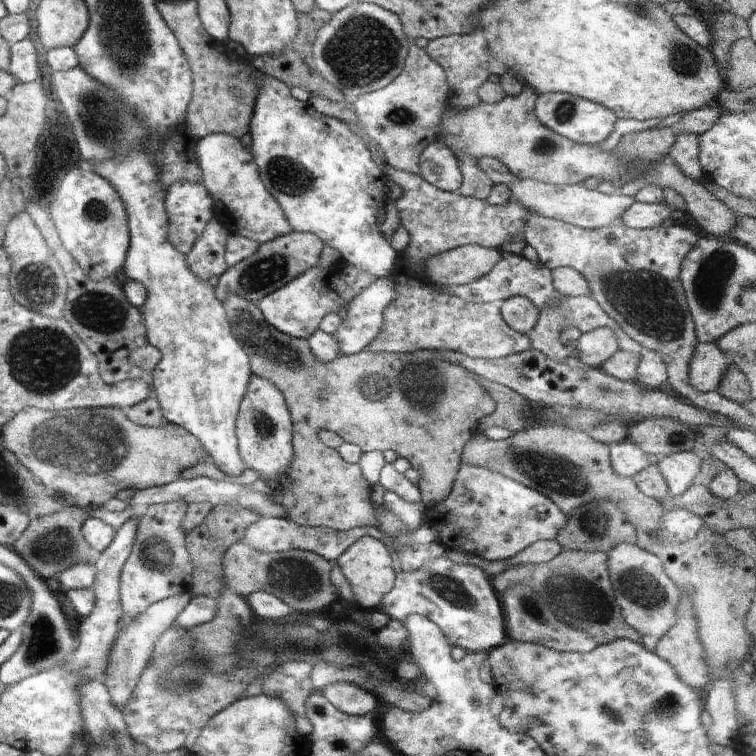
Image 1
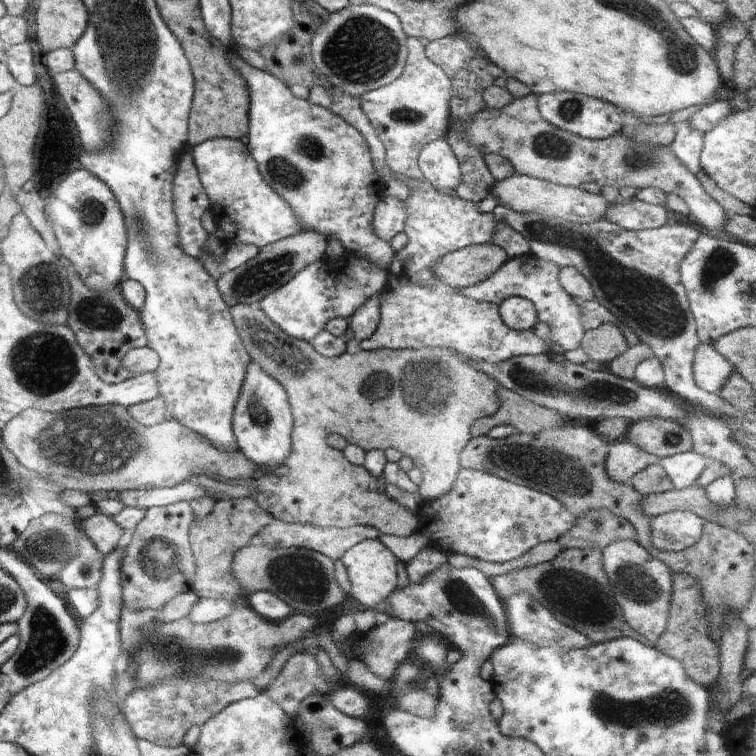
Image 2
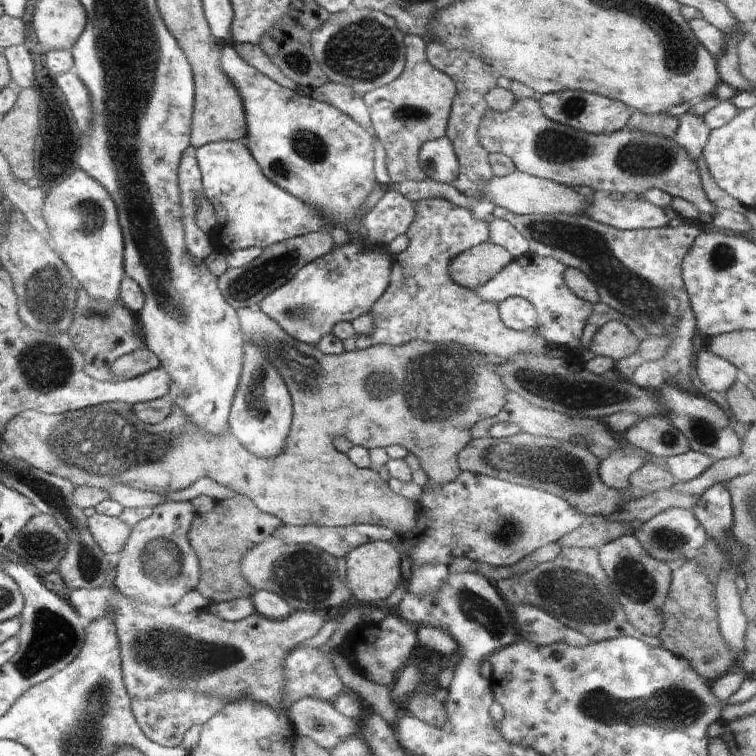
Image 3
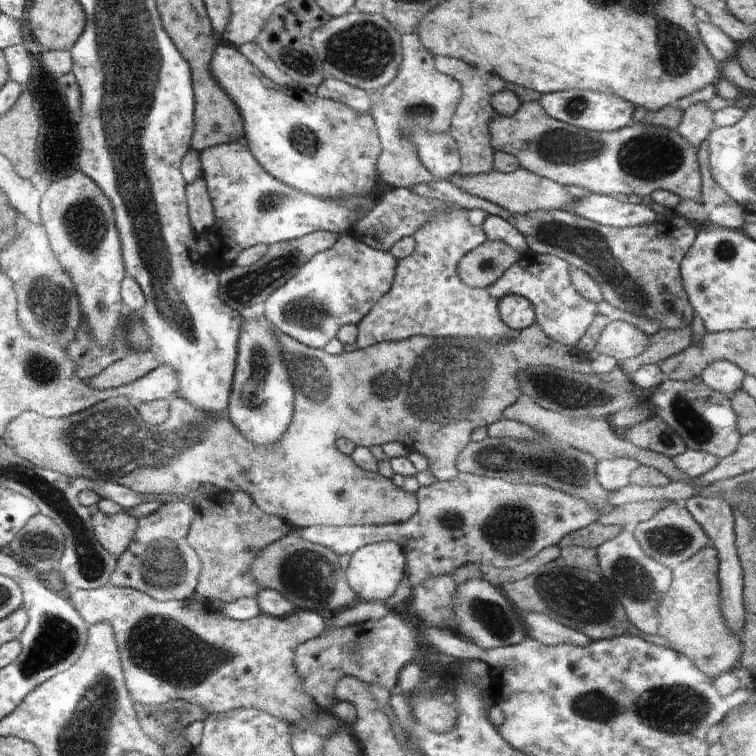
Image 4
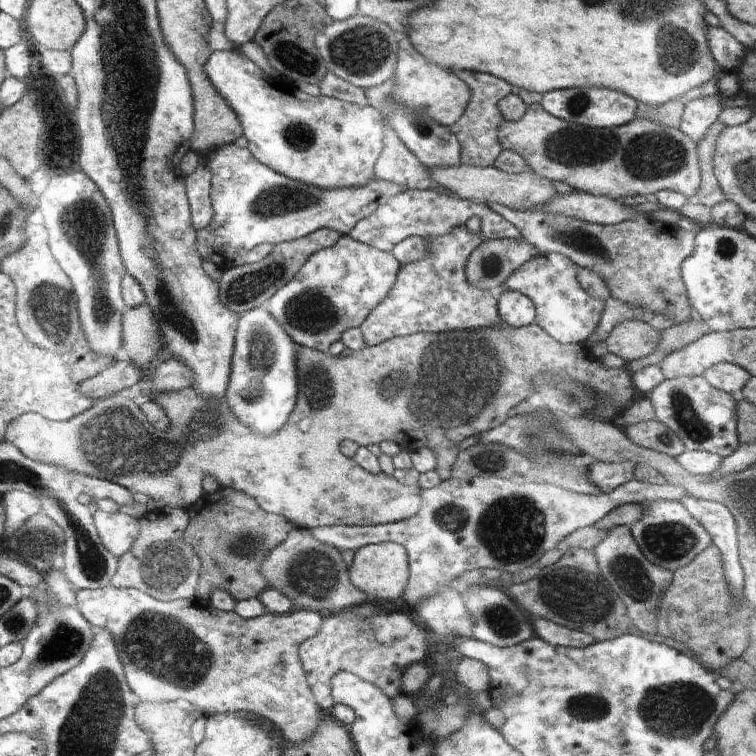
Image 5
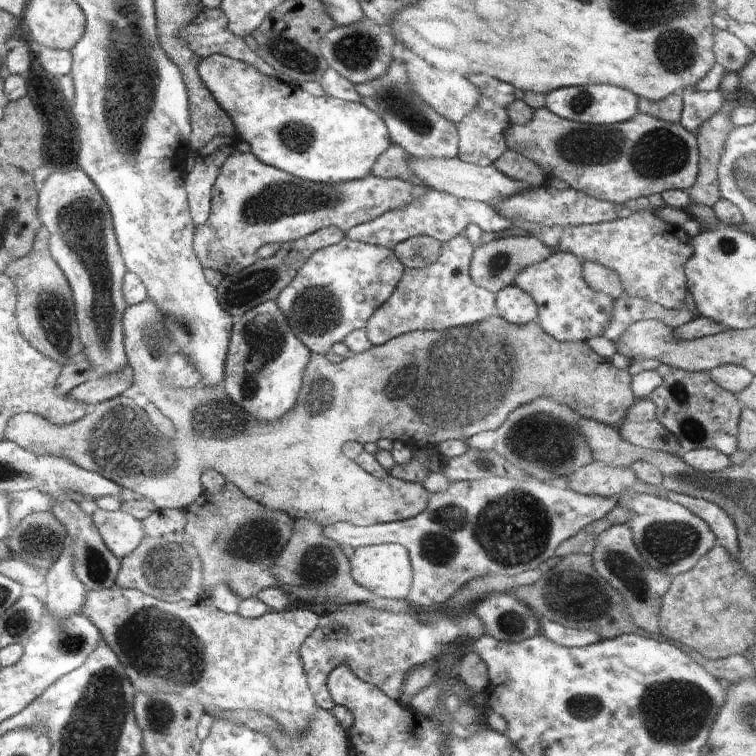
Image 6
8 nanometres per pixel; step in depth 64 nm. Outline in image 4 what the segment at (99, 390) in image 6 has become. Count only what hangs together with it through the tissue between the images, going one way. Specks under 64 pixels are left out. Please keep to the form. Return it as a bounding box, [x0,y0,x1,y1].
[87,352,160,390]

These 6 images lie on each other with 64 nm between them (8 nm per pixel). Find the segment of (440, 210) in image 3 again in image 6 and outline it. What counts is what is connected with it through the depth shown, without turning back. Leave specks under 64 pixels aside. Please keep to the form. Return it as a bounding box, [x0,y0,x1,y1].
[366,235,495,344]

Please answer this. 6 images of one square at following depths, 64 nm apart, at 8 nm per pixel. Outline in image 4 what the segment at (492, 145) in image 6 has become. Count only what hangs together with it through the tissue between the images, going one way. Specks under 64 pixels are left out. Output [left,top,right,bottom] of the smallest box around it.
[433,56,504,174]

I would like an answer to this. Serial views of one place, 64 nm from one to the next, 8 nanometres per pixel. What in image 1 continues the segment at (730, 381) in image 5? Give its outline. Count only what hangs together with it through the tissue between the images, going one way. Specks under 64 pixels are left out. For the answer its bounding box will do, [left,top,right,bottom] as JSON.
[690,342,730,392]

